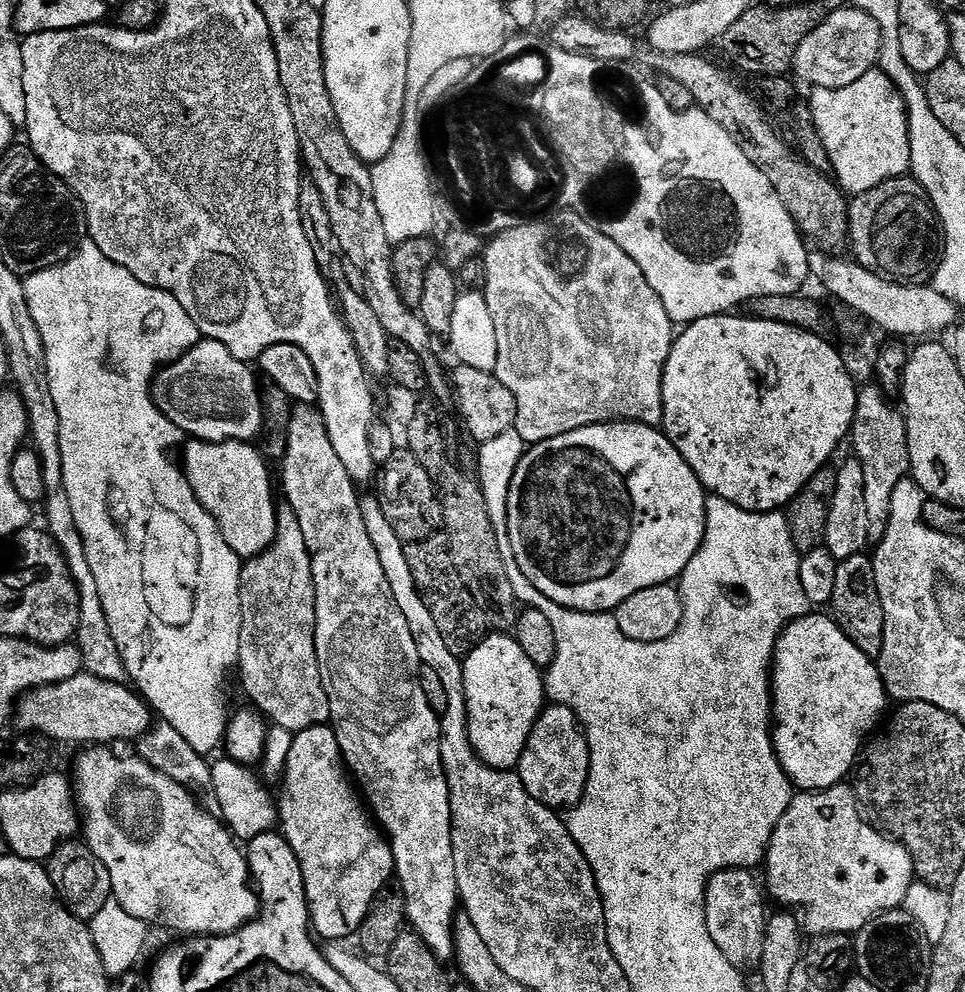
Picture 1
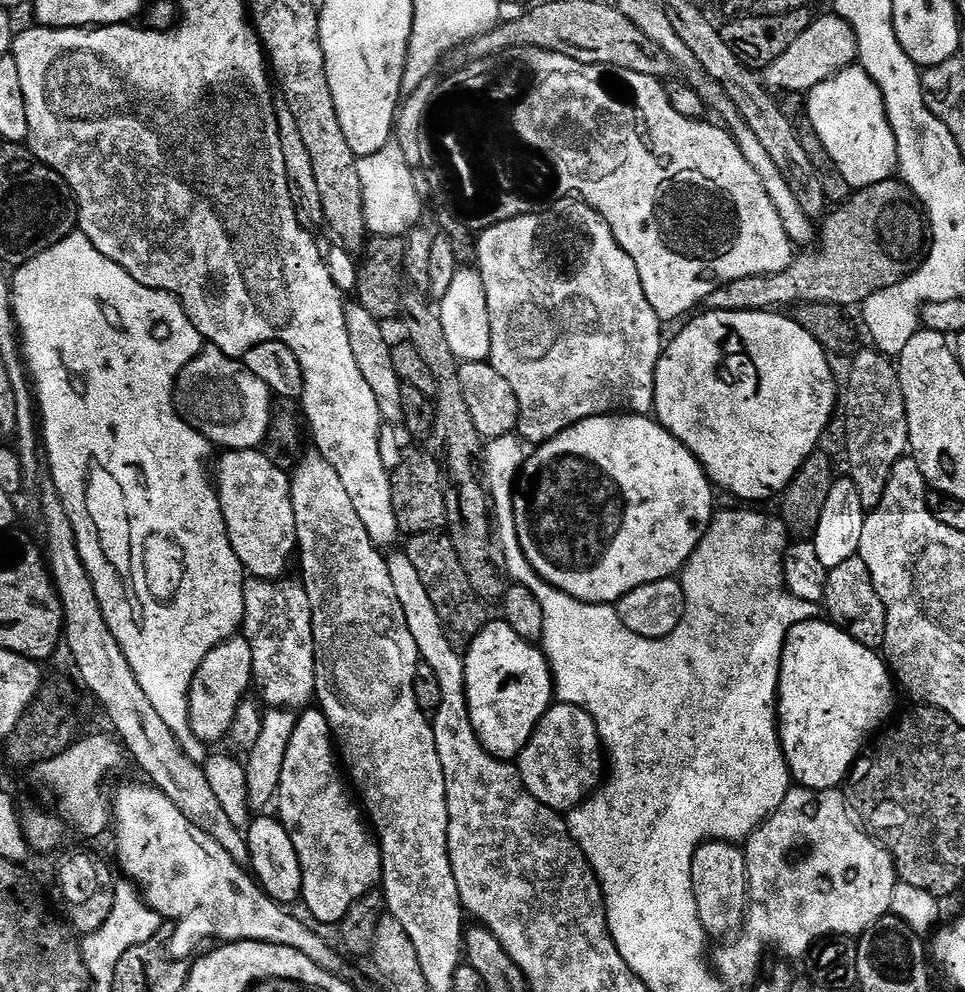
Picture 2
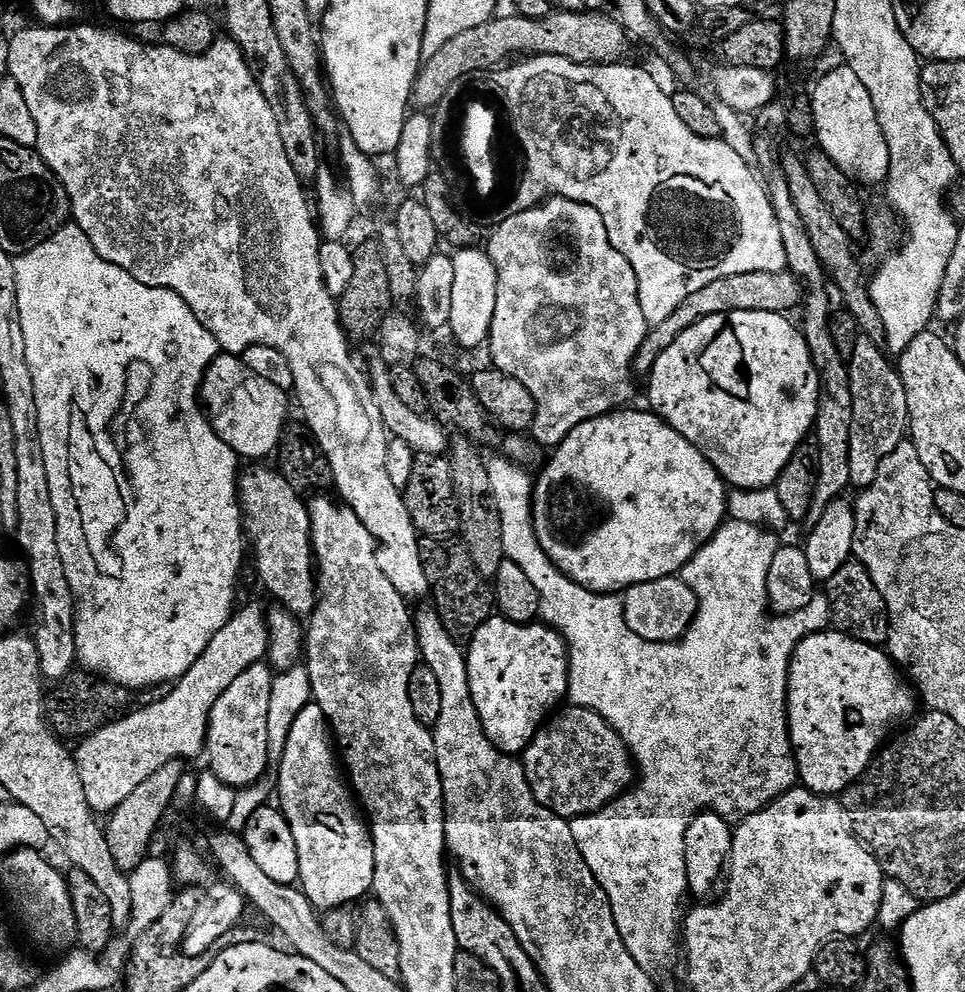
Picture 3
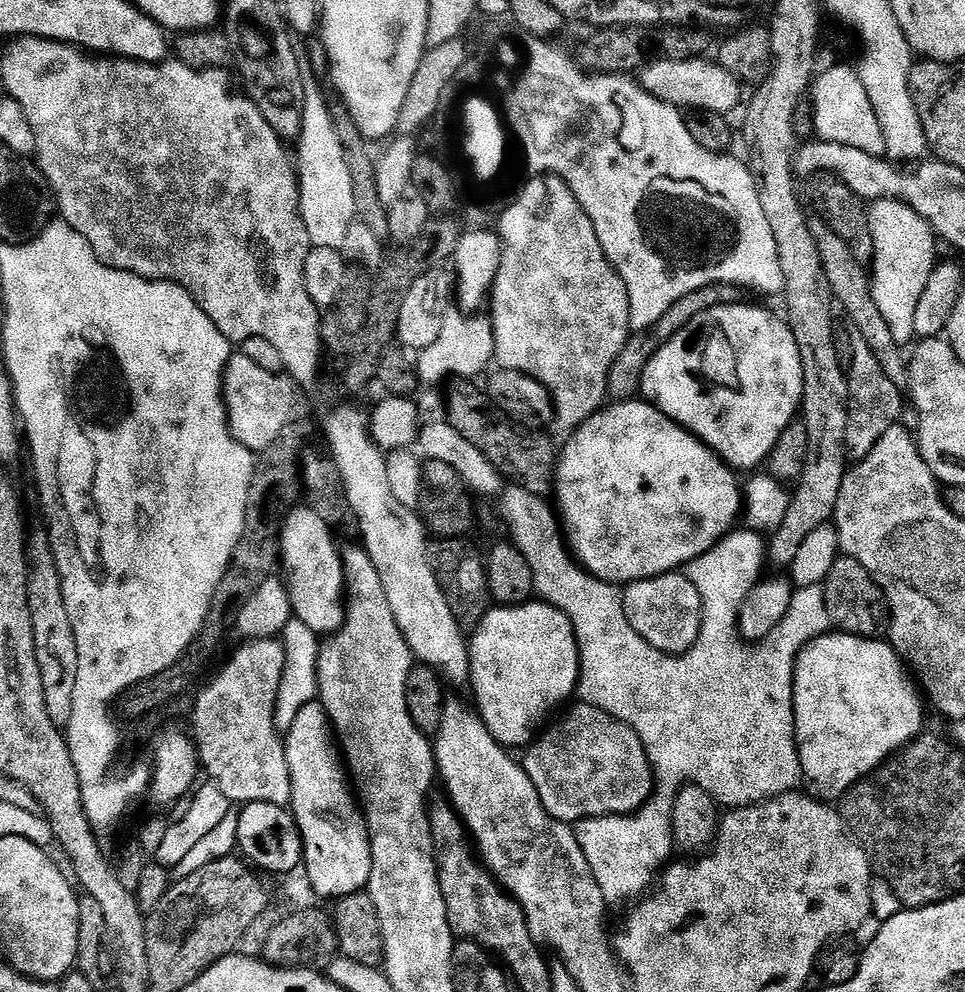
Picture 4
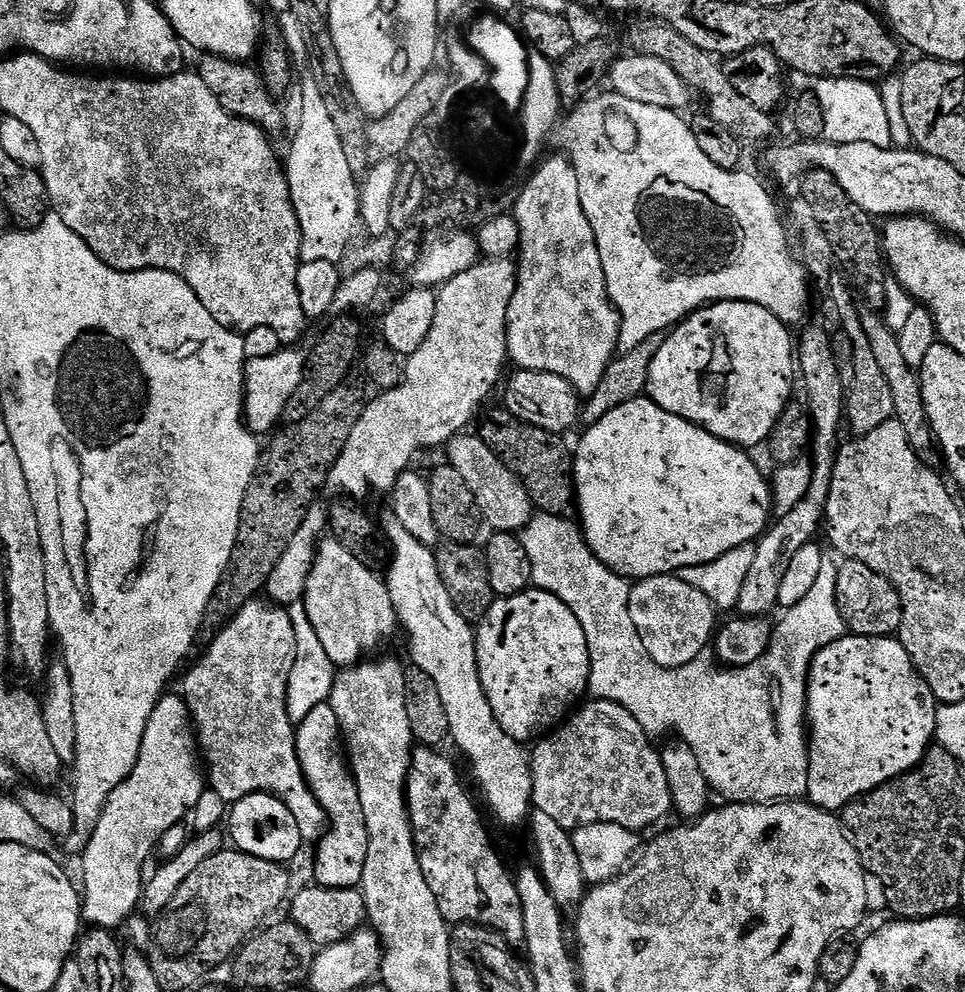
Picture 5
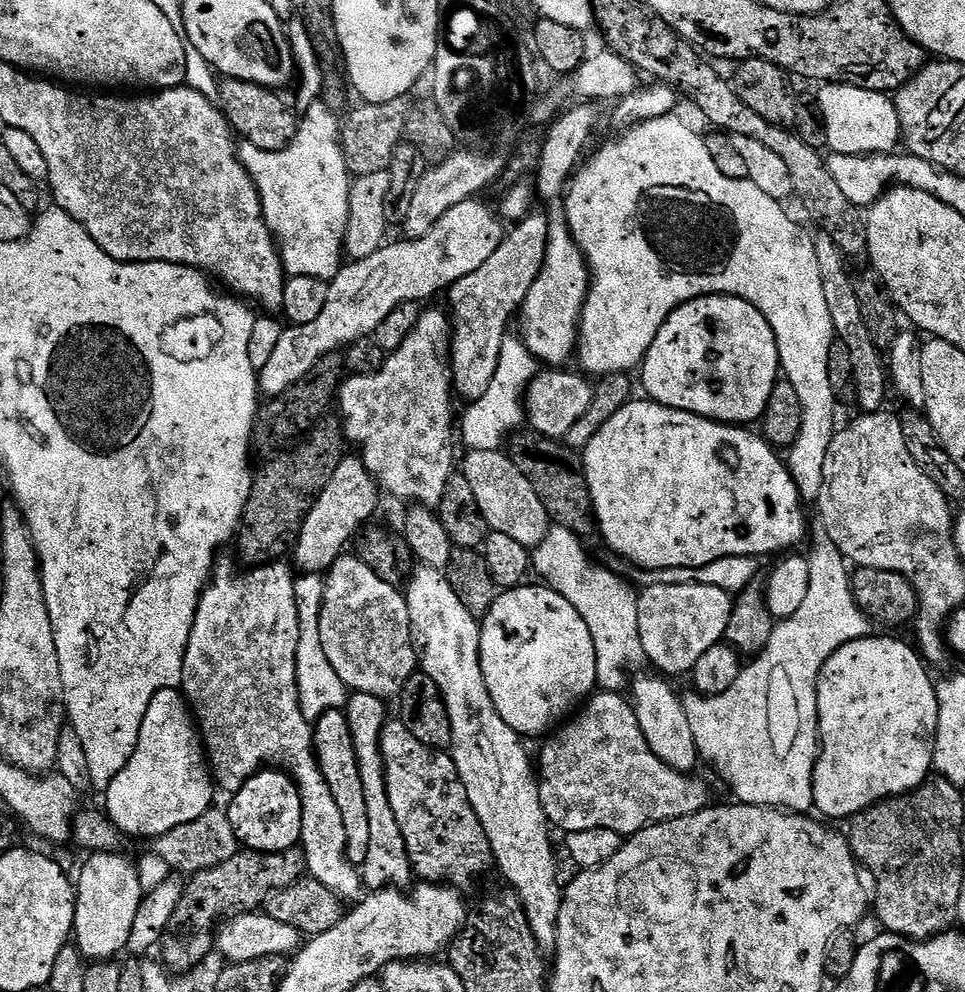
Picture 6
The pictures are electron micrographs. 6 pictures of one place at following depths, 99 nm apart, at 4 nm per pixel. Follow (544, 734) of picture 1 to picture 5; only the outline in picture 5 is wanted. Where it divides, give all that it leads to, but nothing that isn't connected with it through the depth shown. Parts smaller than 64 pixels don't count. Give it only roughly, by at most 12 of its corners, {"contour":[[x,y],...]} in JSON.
{"contour":[[589,699],[535,741],[535,811],[631,832],[673,811],[634,714]]}

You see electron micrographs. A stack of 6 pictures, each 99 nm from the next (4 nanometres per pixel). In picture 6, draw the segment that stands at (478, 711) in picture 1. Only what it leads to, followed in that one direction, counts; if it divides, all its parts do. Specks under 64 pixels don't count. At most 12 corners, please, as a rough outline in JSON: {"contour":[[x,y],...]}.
{"contour":[[547,586],[480,625],[490,702],[522,738],[597,687],[594,638]]}

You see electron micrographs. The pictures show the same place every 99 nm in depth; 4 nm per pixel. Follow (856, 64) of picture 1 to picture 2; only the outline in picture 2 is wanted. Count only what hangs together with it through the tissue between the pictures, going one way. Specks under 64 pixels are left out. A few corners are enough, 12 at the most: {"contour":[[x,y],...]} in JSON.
{"contour":[[838,15],[763,69],[773,93],[811,93],[853,67],[858,38]]}

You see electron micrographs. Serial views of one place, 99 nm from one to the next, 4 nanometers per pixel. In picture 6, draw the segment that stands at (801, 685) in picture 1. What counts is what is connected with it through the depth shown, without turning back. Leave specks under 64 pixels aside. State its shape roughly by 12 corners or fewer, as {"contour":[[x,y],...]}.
{"contour":[[846,642],[818,678],[815,811],[847,821],[933,771],[924,657]]}

